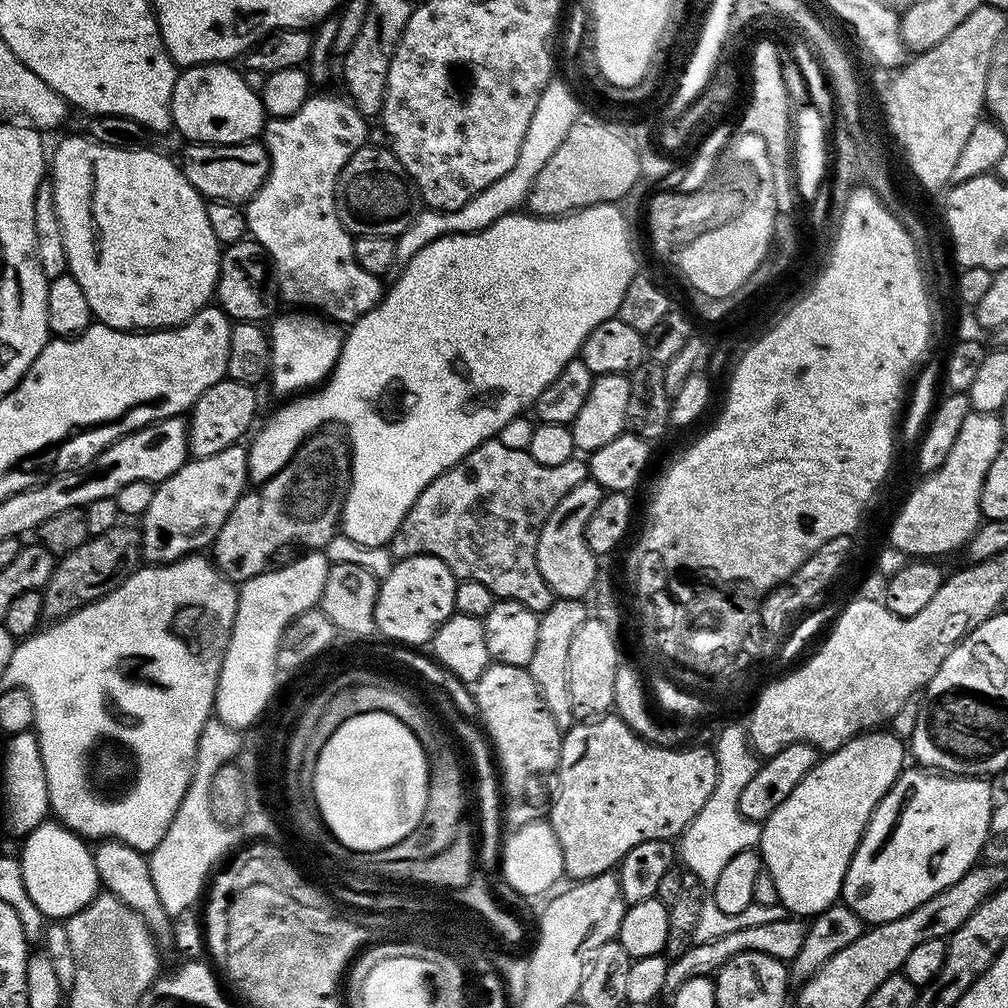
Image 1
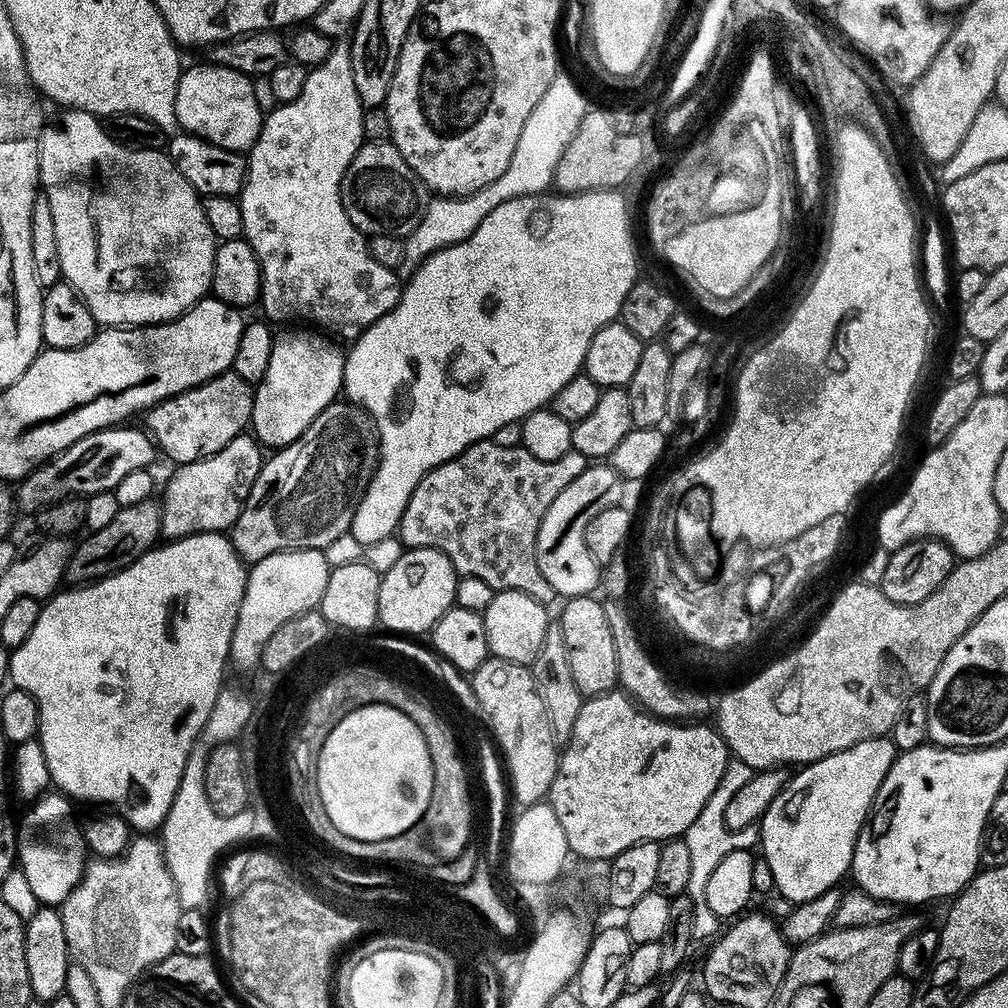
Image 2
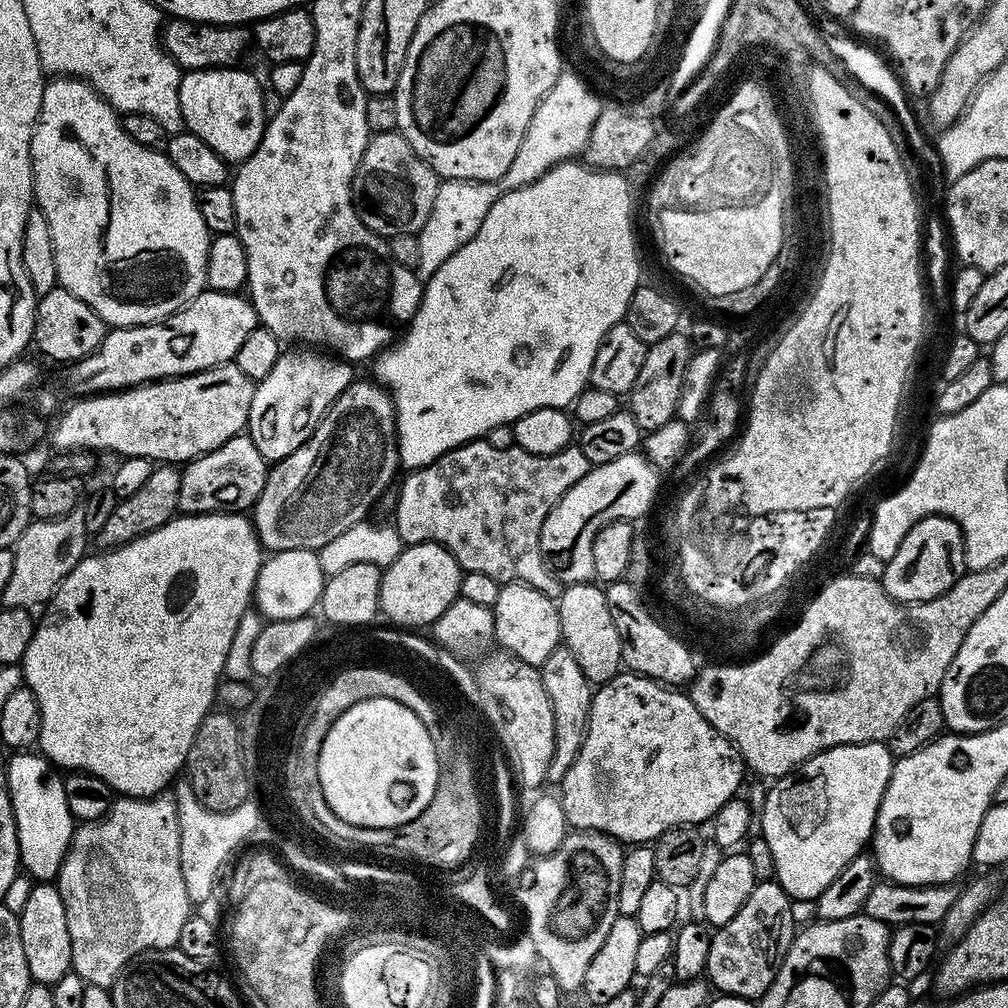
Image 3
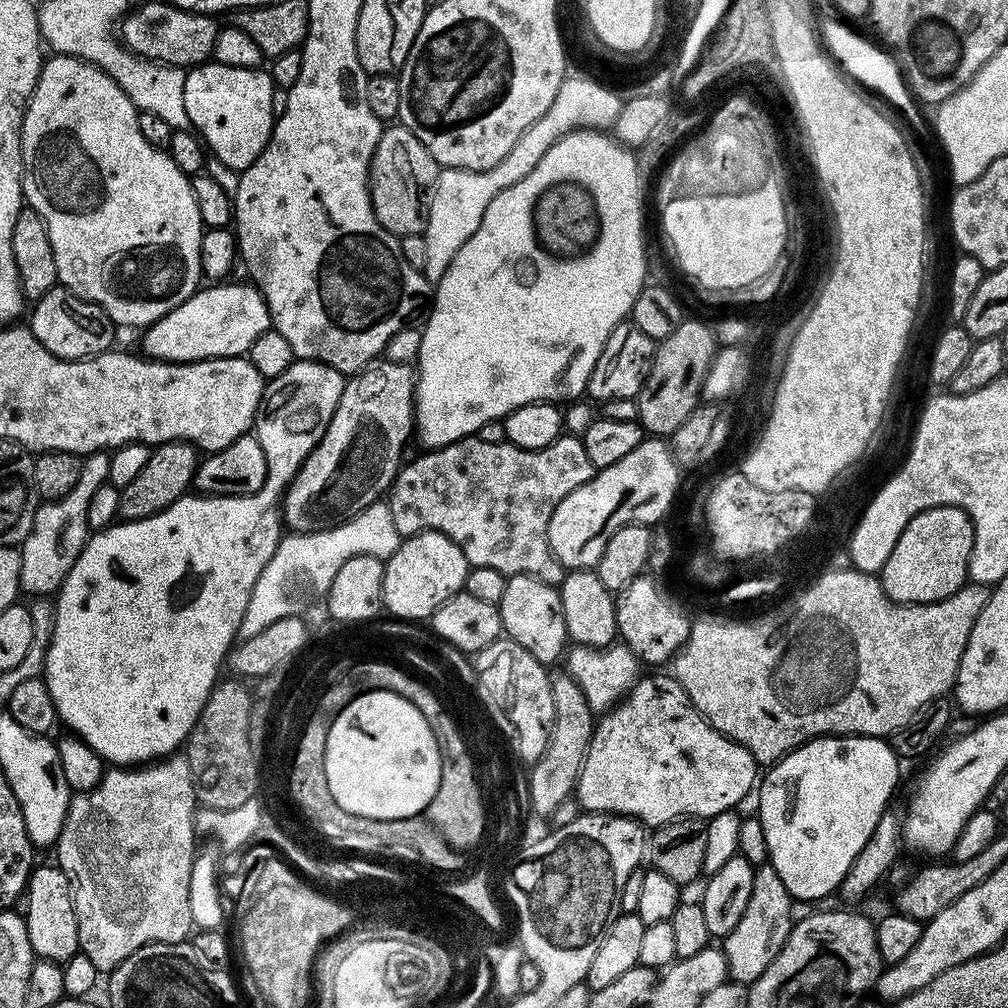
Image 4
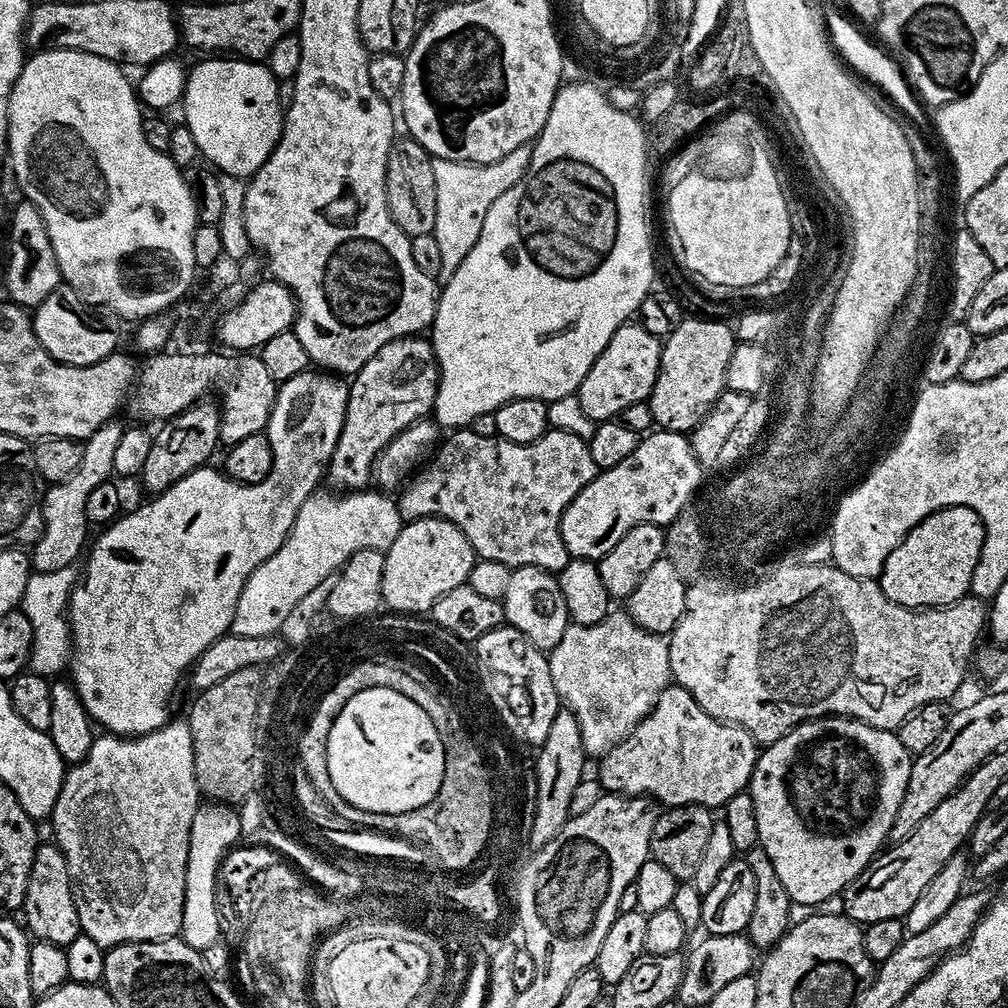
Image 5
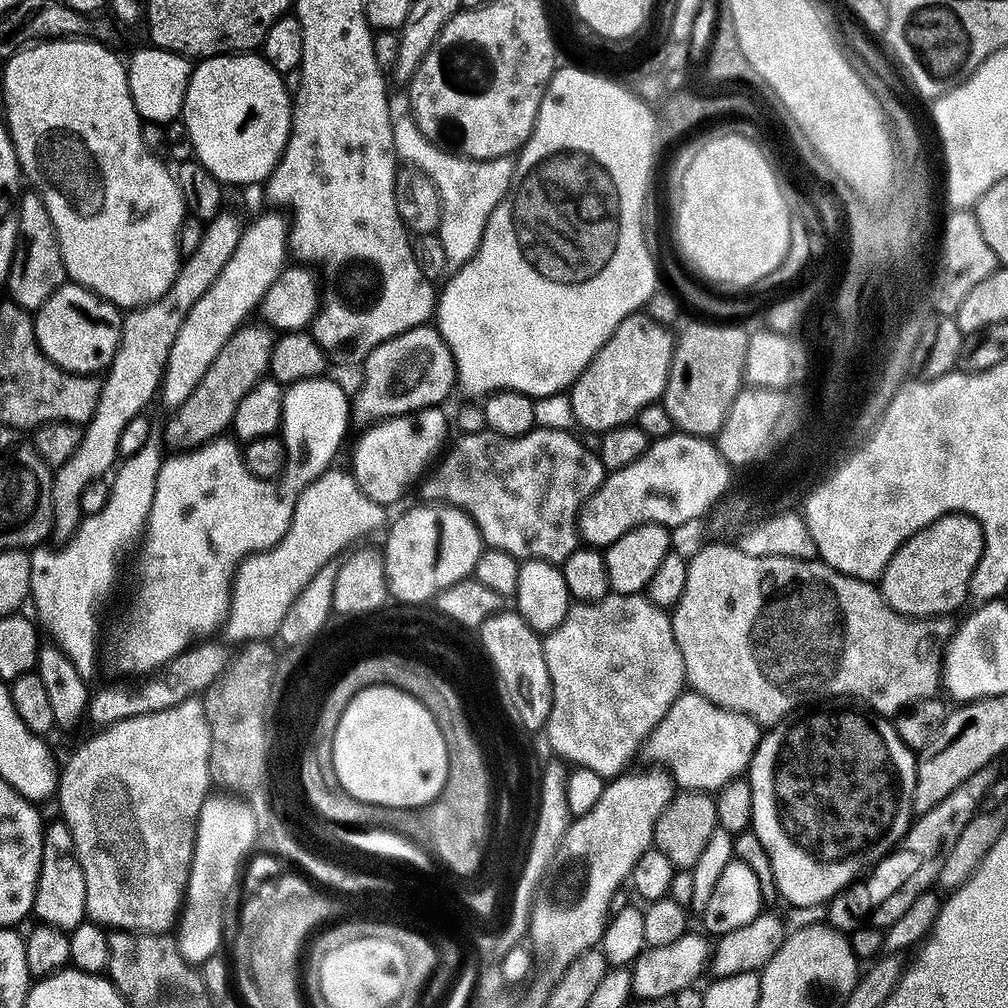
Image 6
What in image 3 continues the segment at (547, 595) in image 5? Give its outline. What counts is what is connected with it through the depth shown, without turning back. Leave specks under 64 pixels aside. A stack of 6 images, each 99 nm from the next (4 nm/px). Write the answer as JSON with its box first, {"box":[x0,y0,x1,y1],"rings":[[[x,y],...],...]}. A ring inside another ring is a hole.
{"box":[491,584,561,665],"rings":[[[505,584],[498,594],[498,602],[491,609],[494,614],[496,644],[522,662],[539,665],[550,658],[555,648],[561,647],[560,610],[557,601],[546,598],[542,590],[525,584]]]}

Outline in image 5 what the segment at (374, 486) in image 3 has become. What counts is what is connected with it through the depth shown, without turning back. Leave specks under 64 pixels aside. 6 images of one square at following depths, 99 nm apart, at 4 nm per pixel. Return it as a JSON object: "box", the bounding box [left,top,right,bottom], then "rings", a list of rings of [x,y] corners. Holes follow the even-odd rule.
{"box":[327,336,440,492],"rings":[[[405,336],[382,346],[382,350],[378,350],[378,354],[351,377],[341,436],[327,464],[327,482],[329,480],[340,487],[337,489],[348,492],[367,489],[373,483],[376,457],[380,451],[399,432],[415,420],[425,419],[435,409],[439,385],[440,367],[431,339]]]}

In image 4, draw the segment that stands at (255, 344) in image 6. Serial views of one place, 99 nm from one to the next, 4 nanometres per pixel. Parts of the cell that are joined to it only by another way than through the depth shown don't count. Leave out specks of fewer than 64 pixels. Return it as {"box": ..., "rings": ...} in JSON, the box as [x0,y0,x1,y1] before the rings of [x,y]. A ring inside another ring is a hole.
{"box":[119,440,198,520],"rings":[[[171,440],[155,445],[150,454],[150,462],[146,462],[130,486],[120,489],[119,519],[141,520],[166,510],[193,487],[197,463],[198,449],[195,444],[187,444],[185,440]]]}

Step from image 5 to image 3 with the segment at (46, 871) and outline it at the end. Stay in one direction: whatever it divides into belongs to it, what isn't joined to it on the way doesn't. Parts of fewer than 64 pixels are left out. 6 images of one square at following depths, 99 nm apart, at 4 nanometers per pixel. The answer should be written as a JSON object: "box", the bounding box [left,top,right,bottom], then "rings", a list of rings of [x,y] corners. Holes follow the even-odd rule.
{"box":[18,882,73,985],"rings":[[[52,882],[35,885],[26,906],[18,913],[22,934],[22,954],[26,954],[29,977],[37,984],[53,985],[73,971],[70,930],[66,926],[66,906],[59,887]]]}

